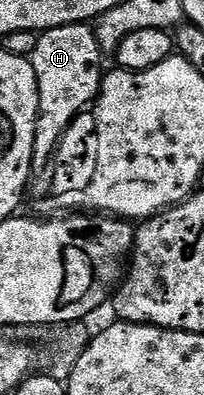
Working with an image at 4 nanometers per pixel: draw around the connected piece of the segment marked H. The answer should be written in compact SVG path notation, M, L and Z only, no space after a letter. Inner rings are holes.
M77 22L71 26L41 31L36 48L28 57L38 77L38 119L33 165L33 169L38 171L51 165L66 129L97 99L104 77L104 51L98 43L97 33L89 25Z

